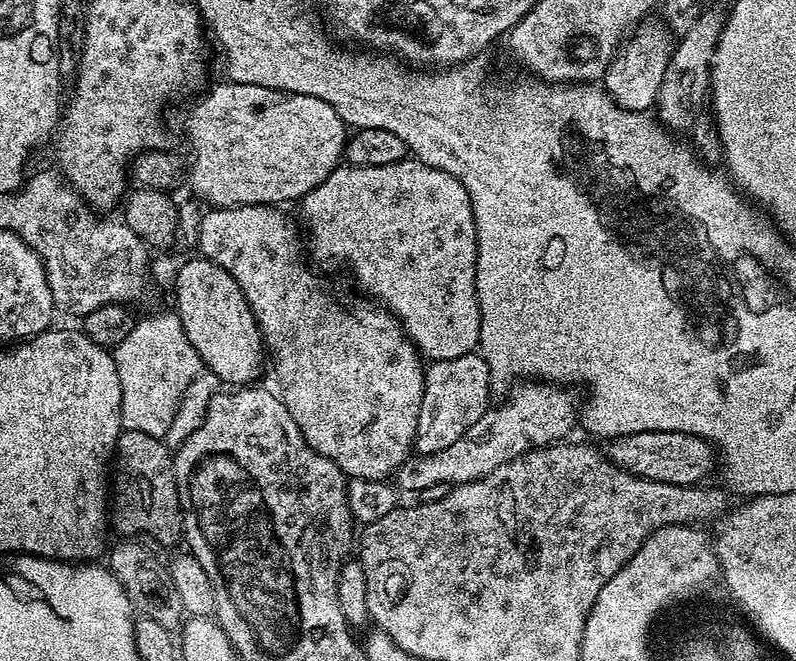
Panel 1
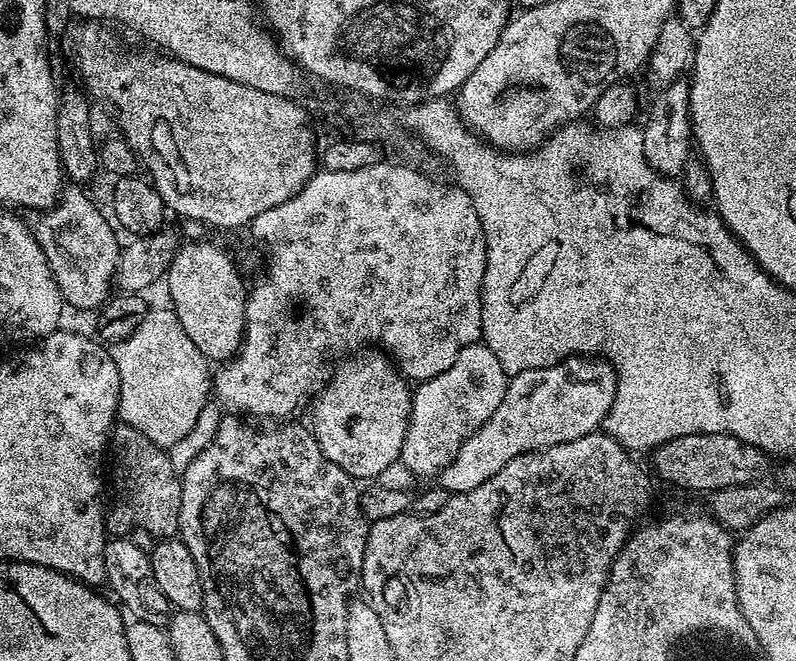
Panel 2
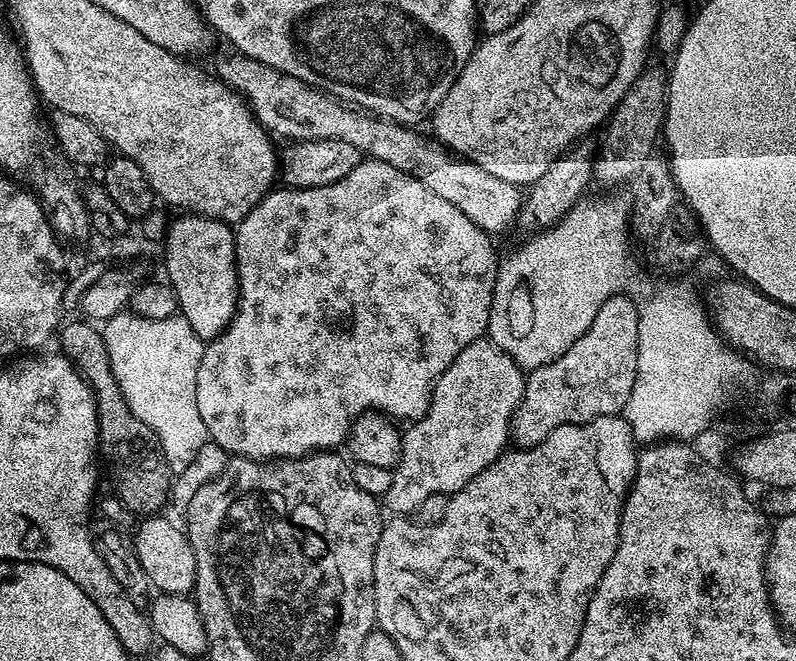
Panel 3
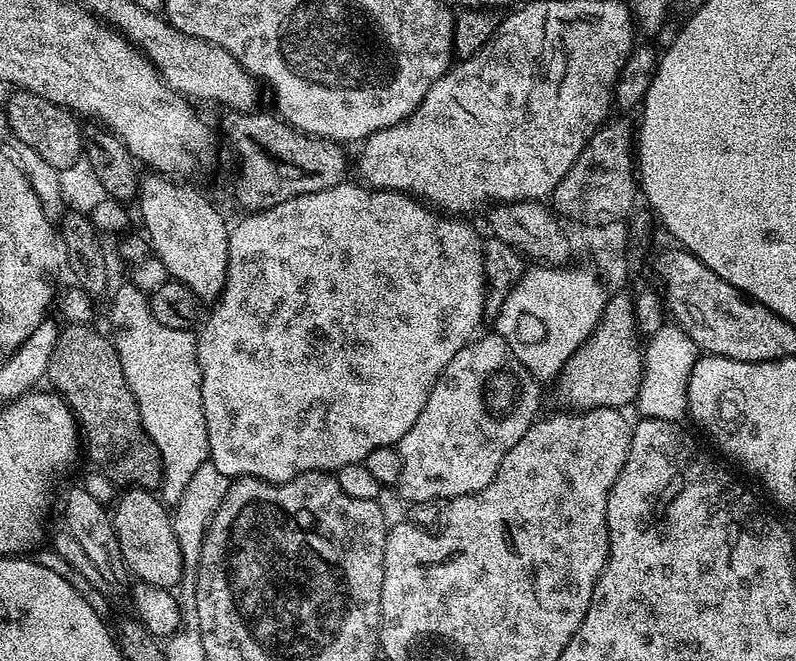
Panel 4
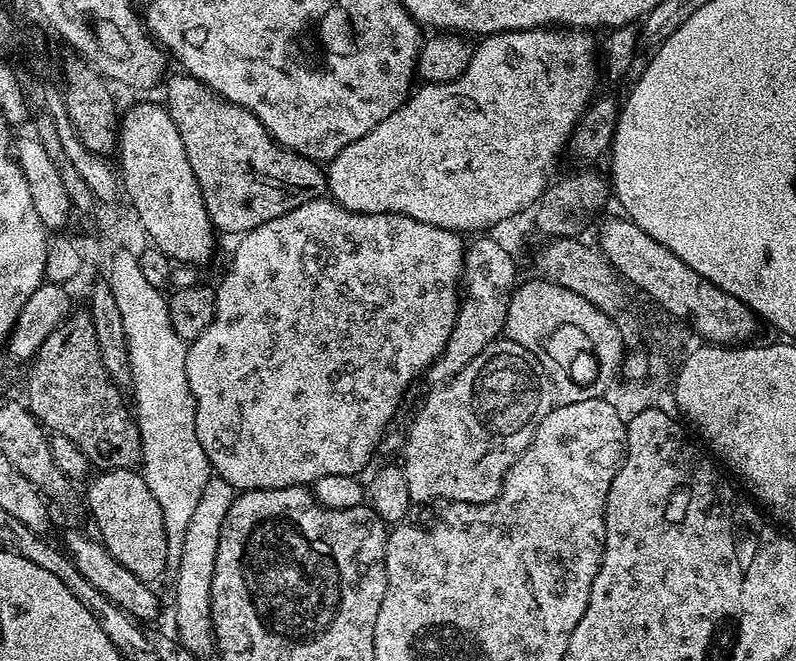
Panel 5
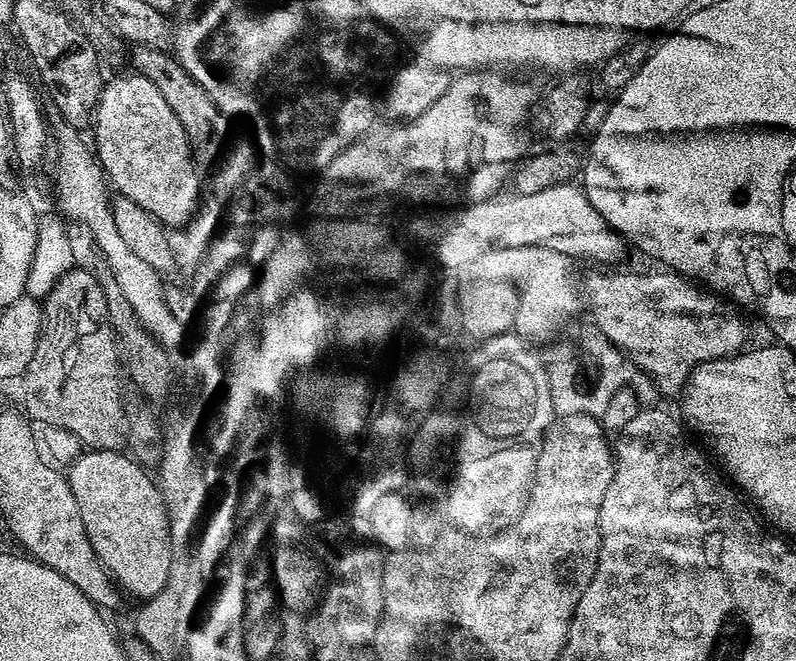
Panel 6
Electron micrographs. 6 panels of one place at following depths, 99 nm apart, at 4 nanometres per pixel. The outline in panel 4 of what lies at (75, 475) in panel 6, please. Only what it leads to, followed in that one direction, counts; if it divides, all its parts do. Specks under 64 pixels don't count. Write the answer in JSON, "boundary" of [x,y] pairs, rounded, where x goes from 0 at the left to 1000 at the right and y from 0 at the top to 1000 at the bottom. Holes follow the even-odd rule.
{"boundary":[[[161,738],[149,746],[141,775],[141,794],[153,826],[153,844],[162,867],[172,879],[220,891],[231,873],[229,832],[219,814],[219,796],[212,770],[200,749],[183,738]]]}

